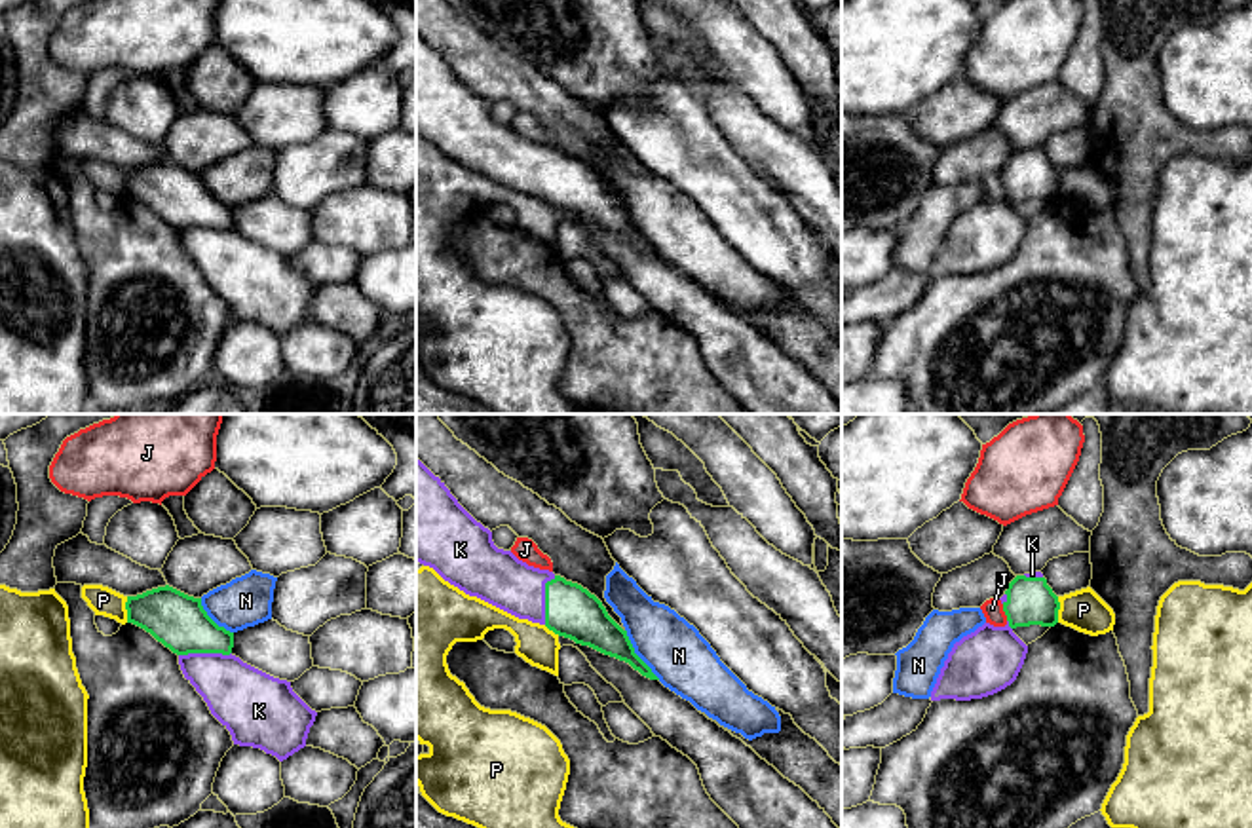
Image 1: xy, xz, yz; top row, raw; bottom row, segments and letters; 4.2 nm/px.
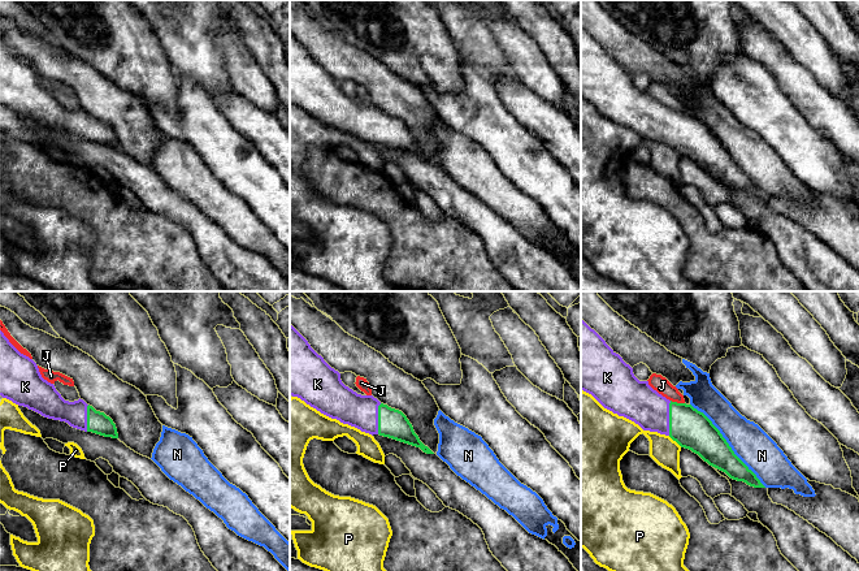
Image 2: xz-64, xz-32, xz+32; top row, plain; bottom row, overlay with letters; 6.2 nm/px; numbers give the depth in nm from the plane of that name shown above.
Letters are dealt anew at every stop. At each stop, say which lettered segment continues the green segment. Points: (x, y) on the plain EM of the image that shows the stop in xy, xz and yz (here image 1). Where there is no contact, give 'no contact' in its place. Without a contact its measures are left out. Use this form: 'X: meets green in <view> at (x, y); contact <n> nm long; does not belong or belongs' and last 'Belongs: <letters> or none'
J: meets green in yz at (1004, 185); contact 80 nm long; does not belong
K: meets green in xy at (204, 226); contact 220 nm long; belongs
N: meets green in xz at (635, 228); contact 260 nm long; does not belong
P: meets green in xy at (126, 183); contact 110 nm long; does not belong
Belongs: K

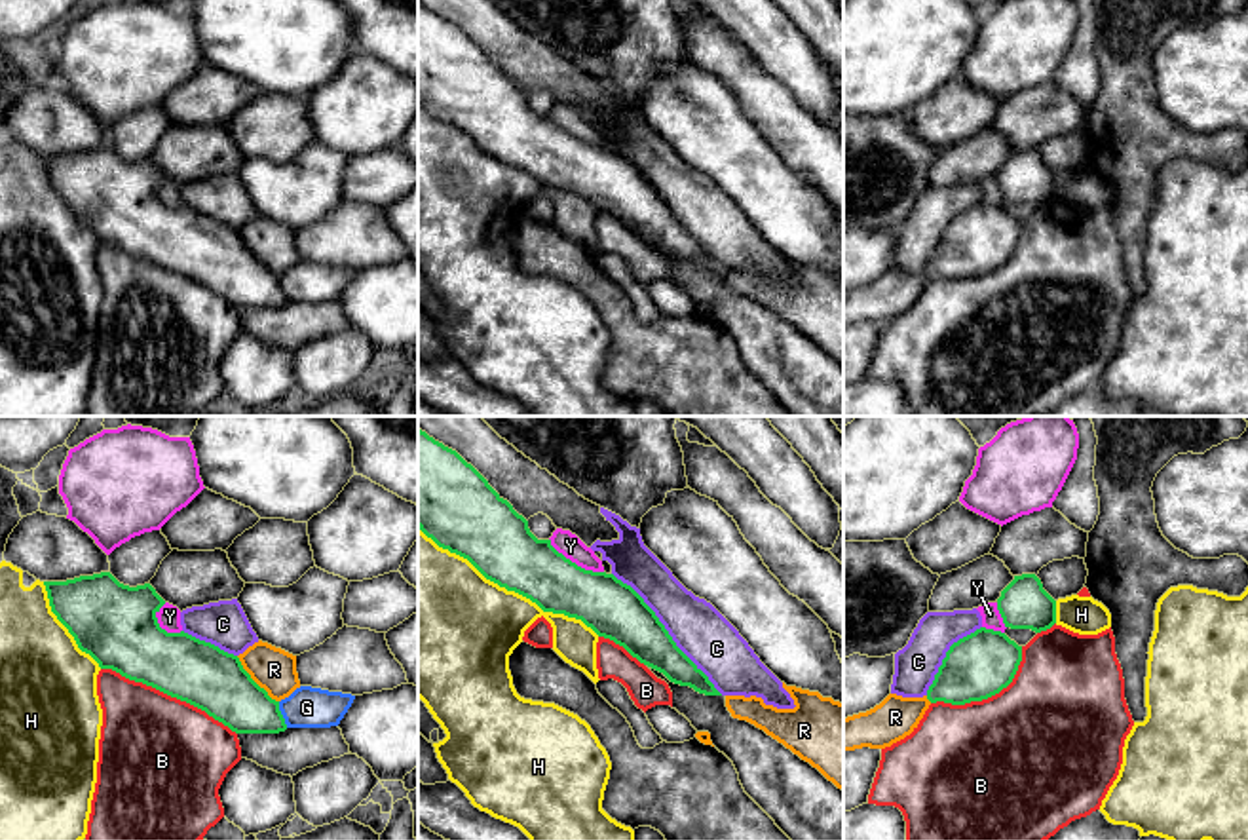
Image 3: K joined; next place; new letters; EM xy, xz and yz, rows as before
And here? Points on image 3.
B: meets green in xy at (170, 268); contact 650 nm long; does not belong
C: meets green in xz at (667, 206); contact 700 nm long; does not belong
G: meets green in xy at (282, 289); contact 120 nm long; does not belong
H: meets green in xz at (508, 164); contact 900 nm long; does not belong
R: meets green in xy at (253, 255); contact 260 nm long; does not belong
Y: meets green in xz at (574, 137); contact 280 nm long; does not belong
Belongs: none

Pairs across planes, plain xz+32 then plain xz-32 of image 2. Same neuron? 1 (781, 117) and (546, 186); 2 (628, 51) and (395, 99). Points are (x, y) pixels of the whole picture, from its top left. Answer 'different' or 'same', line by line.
1: same
2: same

